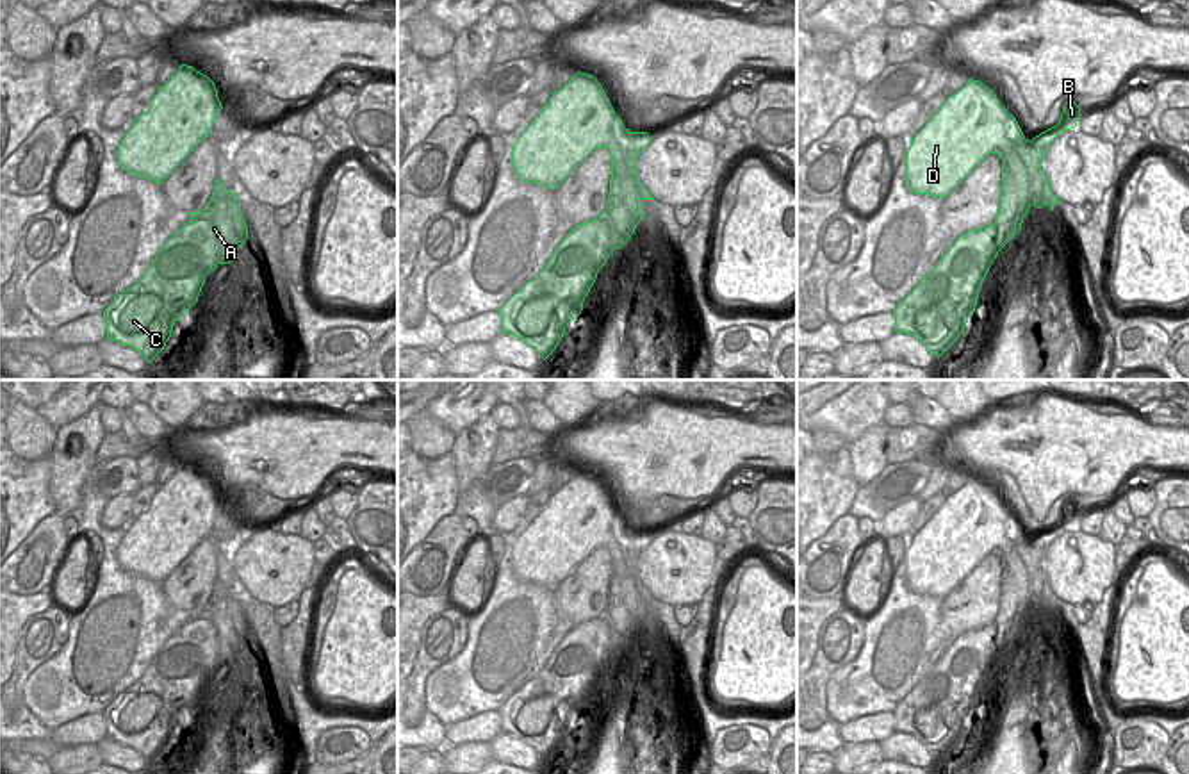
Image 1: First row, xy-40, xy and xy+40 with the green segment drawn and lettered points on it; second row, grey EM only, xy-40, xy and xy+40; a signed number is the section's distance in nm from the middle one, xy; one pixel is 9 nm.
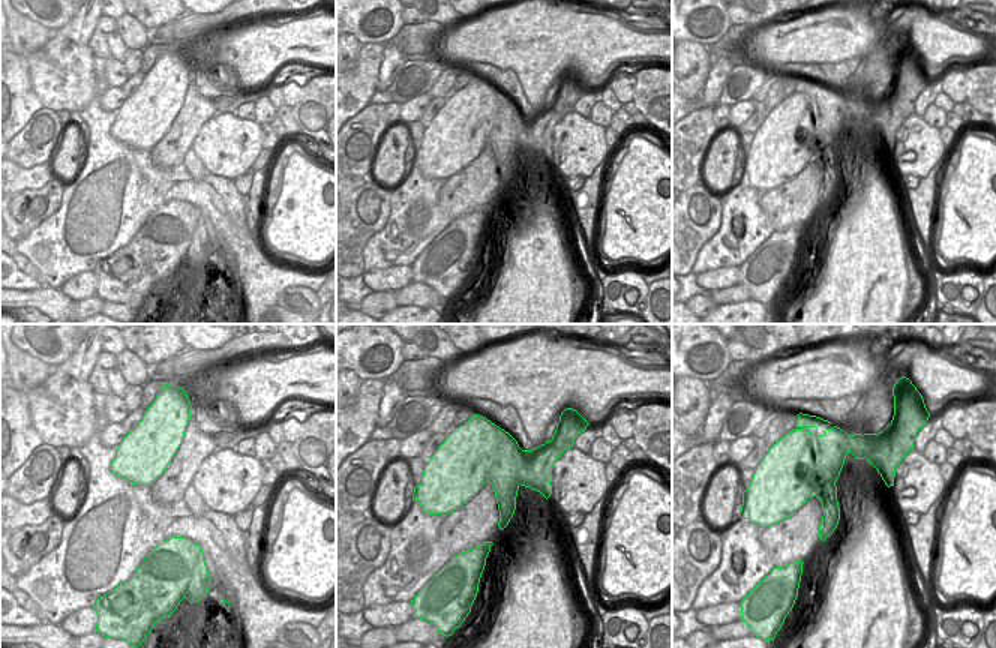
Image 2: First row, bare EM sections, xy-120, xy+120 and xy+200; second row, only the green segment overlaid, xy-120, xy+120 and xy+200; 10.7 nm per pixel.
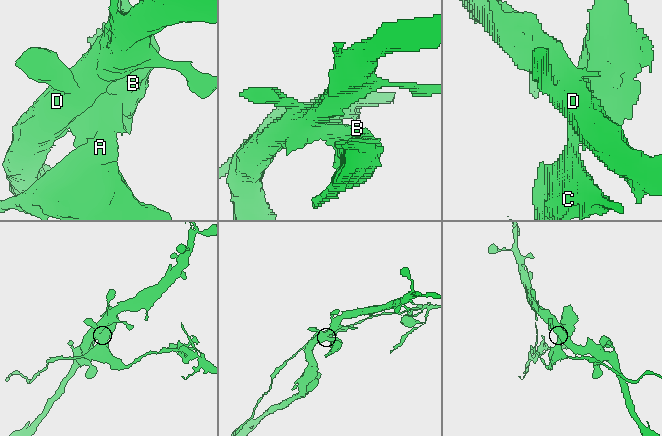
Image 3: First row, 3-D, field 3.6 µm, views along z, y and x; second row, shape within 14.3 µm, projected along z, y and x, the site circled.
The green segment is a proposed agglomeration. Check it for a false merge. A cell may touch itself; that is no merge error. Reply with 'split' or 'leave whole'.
split

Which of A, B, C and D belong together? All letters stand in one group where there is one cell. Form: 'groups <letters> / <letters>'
groups A B C / D

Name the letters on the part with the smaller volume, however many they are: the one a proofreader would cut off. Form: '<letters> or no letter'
A, B, C

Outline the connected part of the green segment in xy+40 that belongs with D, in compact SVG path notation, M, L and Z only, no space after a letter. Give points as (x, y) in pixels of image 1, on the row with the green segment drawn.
M970 78L913 137L906 177L914 194L947 198L1005 137L1009 112L982 82Z

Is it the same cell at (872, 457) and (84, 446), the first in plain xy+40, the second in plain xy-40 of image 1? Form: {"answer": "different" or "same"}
{"answer": "same"}

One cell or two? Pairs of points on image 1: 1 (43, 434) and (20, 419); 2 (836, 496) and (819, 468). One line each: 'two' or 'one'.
1: one
2: one

